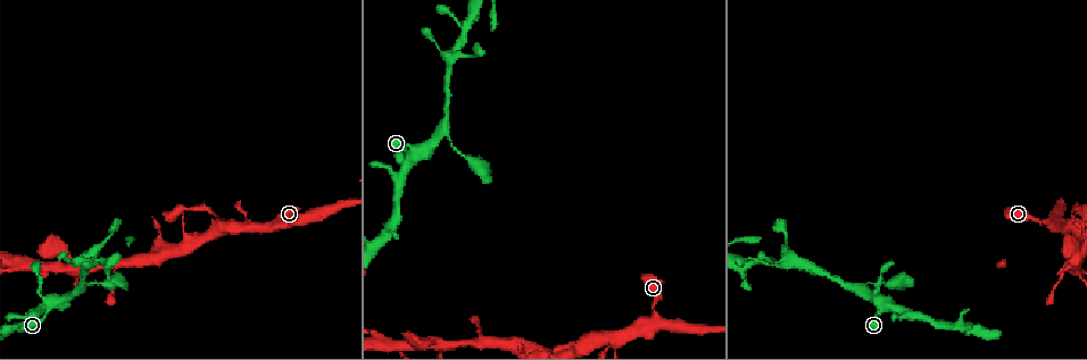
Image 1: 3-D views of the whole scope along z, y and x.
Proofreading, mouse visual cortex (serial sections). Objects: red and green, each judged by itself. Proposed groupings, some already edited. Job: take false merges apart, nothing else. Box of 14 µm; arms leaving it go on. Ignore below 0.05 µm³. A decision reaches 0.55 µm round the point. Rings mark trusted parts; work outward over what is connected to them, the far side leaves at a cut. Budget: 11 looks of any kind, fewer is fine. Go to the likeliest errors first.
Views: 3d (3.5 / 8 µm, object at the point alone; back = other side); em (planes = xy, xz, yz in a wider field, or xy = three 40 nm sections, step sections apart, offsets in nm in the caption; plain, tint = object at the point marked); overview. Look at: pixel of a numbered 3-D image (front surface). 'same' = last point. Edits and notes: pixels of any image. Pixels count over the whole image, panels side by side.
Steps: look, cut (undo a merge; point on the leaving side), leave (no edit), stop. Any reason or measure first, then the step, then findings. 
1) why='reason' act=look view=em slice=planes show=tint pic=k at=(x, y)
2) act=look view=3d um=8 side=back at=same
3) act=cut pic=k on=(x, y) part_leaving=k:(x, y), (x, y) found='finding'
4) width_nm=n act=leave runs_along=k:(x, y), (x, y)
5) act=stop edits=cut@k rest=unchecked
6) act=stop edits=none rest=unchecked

why='three arms meet' act=look view=3d um=3.5 pic=1 at=(79, 290)

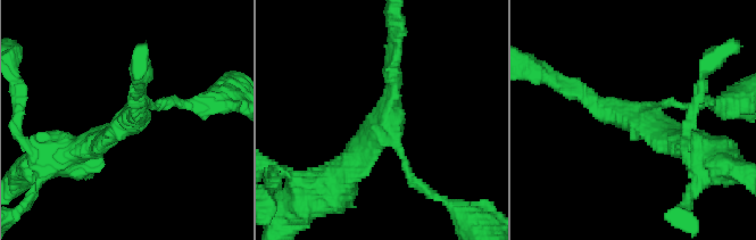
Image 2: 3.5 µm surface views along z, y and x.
arms=3 arm_widths_nm=100,250,350 why='need the tissue' act=look view=em slice=xy step=3 show=tint pic=2 at=(647, 119)

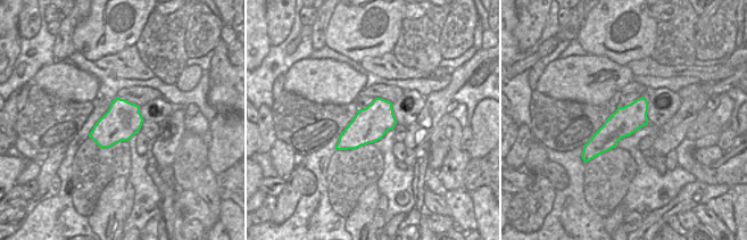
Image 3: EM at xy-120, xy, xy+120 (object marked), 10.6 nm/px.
act=look view=em slice=xy step=1 show=tint at=same

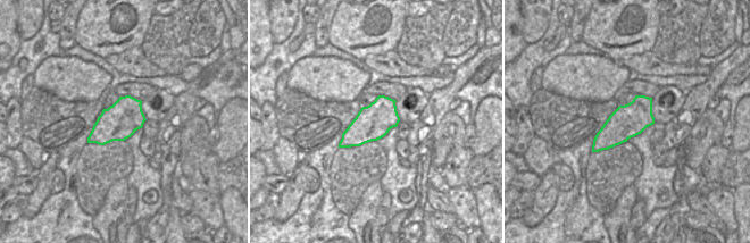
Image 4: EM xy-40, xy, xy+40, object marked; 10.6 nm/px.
act=leave found='all the same cell'

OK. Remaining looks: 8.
why='two arms in line, one across' act=look view=em slice=xy step=3 show=tint pic=1 at=(792, 264)

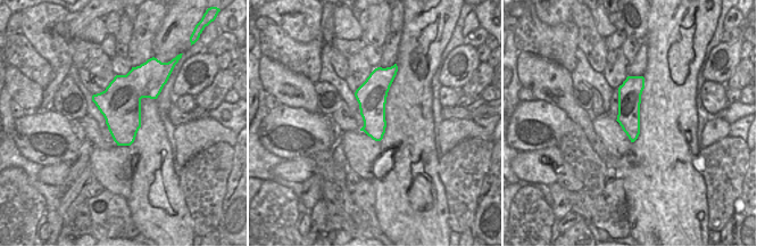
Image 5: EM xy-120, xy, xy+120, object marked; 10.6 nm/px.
why='see where the arms go' act=look view=3d um=3.5 at=same

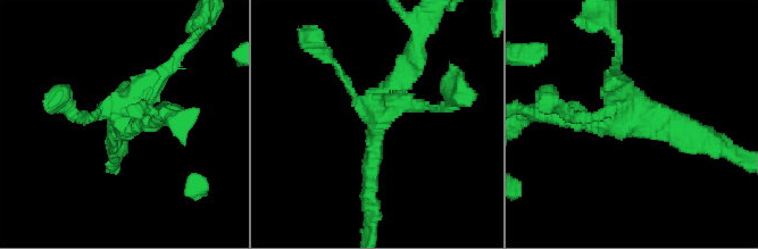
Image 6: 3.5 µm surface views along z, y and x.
width_nm=320 act=leave runs_along=6:(368, 196), (375, 111), (410, 59) found='all the same cell'

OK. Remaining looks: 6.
why='narrows sharply' act=look view=3d um=3.5 pic=1 at=(613, 339)

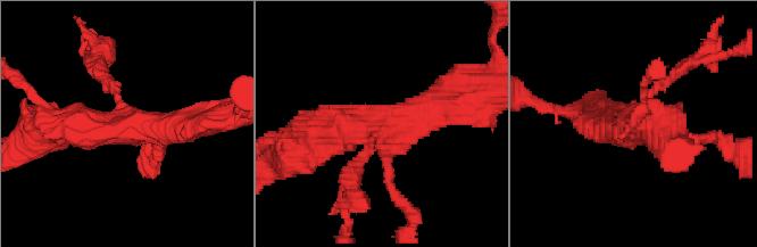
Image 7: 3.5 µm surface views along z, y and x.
why='shape alone is not enough' act=look view=em slice=xy step=1 show=tint pic=7 at=(378, 129)

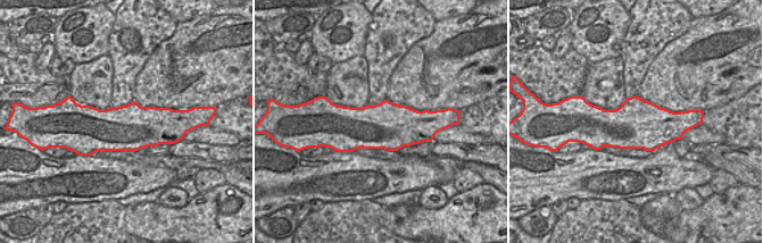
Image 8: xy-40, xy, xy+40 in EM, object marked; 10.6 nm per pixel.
act=leave runs_along=7:(449, 106), (307, 141) found='one cell here'

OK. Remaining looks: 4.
why='side arm on a straight run' act=look view=em slice=xy step=1 show=tint pic=1 at=(120, 260)

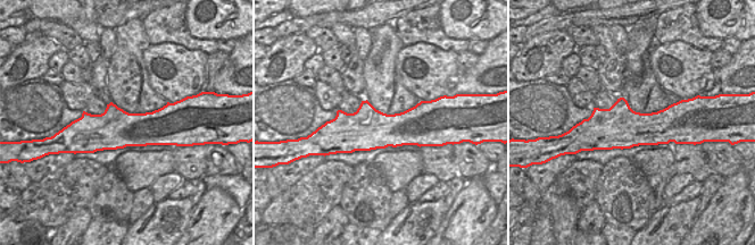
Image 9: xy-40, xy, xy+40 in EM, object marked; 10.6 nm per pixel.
why='see where the arms go' act=look view=3d um=3.5 at=same

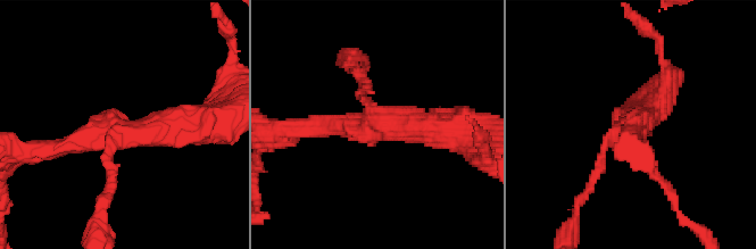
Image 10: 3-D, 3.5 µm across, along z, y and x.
arm_widths_nm=150,250,450 act=leave runs_along=10:(200, 121), (89, 134), (50, 149) found='all the same cell'

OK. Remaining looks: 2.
act=stop edits=none rest=unchecked

